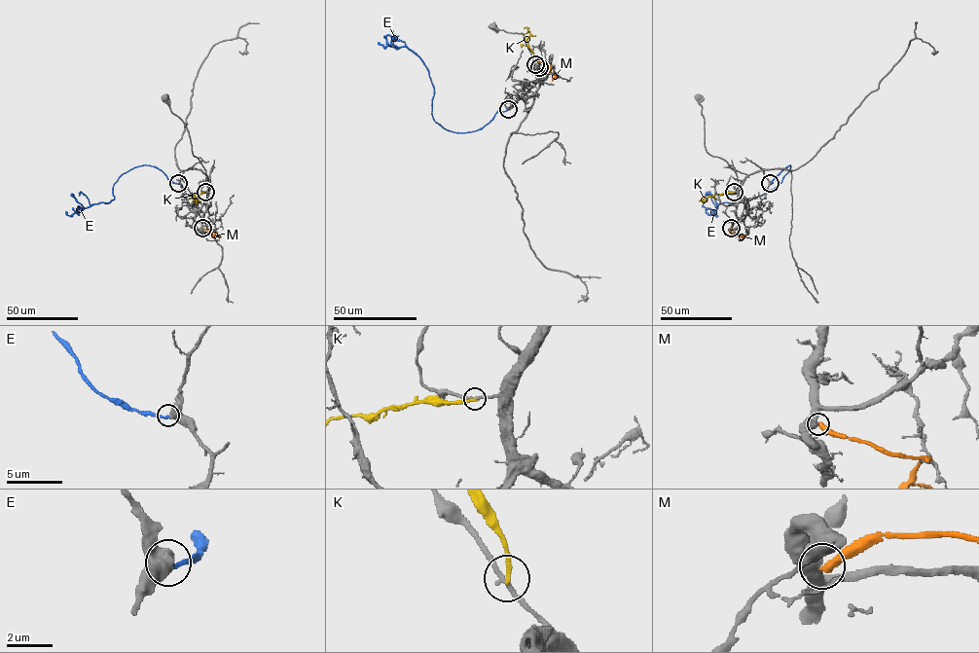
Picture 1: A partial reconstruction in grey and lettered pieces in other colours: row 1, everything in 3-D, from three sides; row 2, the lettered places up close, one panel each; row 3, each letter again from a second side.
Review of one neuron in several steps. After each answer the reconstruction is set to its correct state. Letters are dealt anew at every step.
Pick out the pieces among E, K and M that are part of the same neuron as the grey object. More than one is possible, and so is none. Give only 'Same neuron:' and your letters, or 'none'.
Same neuron: none

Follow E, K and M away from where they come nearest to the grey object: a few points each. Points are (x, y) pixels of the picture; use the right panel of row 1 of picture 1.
E: (770, 183), (790, 165), (781, 181), (772, 189), (741, 201), (718, 204), (714, 211), (716, 215), (711, 211)
K: (734, 192), (700, 200)
M: (731, 228), (730, 232), (741, 236), (745, 235)

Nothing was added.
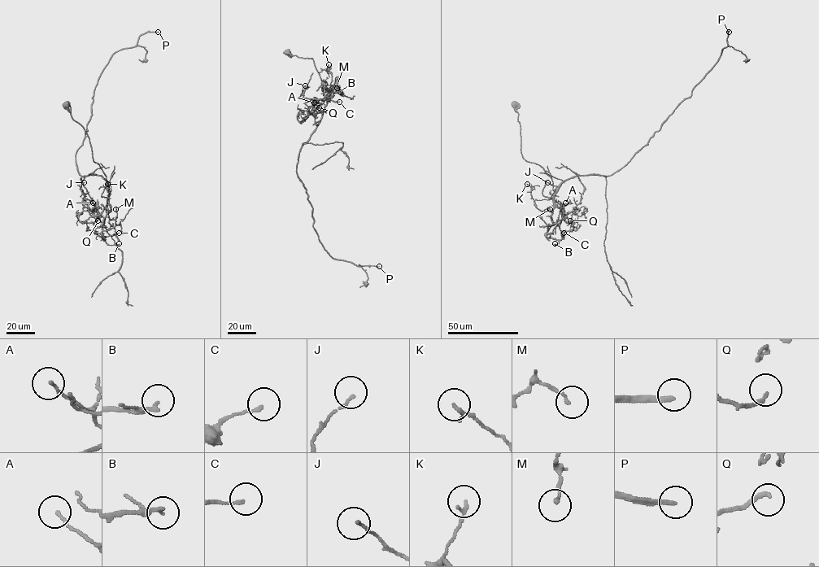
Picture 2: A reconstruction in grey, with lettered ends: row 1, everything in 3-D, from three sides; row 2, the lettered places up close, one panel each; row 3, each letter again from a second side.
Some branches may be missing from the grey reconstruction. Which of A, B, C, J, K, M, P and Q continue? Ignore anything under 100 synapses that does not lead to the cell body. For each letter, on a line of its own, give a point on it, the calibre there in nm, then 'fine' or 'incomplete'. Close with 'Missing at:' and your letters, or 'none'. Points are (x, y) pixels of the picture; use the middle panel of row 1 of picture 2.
A: at (314, 102); 130 nm thick; fine
B: at (340, 92); 150 nm thick; fine
C: at (339, 102); 130 nm thick; fine
J: at (305, 85); 120 nm thick; fine
K: at (328, 64); 140 nm thick; fine
M: at (337, 88); 130 nm thick; fine
P: at (379, 266); 200 nm thick; incomplete
Q: at (319, 107); 180 nm thick; fine
Missing at: P

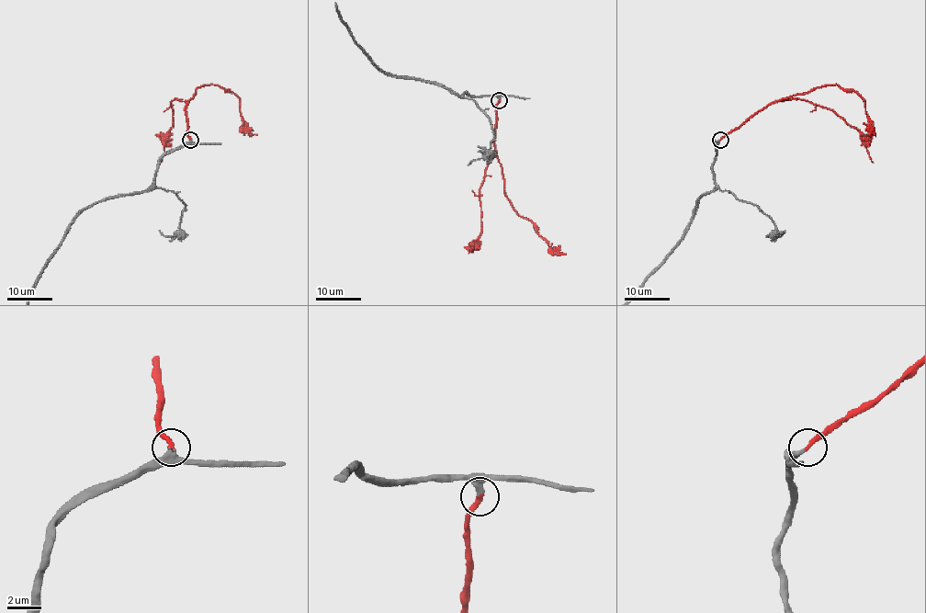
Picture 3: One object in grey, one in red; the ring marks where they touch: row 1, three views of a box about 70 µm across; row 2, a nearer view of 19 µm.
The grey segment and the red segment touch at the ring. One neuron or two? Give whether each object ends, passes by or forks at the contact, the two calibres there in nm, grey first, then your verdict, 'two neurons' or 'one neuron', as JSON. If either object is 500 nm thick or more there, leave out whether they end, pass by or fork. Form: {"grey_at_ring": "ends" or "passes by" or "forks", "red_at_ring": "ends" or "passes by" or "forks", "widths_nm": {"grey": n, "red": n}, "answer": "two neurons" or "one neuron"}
{"grey_at_ring": "ends", "red_at_ring": "ends", "widths_nm": {"grey": 320, "red": 280}, "answer": "one neuron"}

